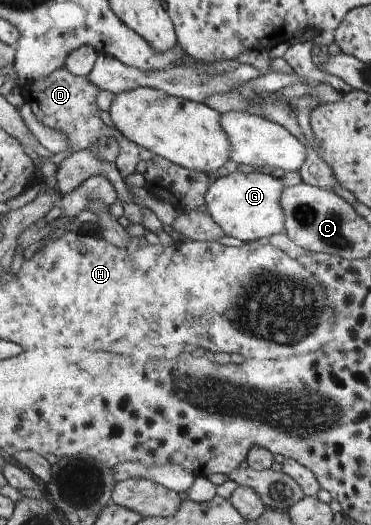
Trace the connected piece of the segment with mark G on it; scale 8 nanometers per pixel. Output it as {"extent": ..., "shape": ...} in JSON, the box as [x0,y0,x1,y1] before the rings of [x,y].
{"extent":[206,172,286,242],"shape":[[[231,172],[220,178],[213,178],[206,193],[208,213],[221,225],[227,236],[233,236],[243,242],[257,242],[263,237],[270,238],[272,235],[286,232],[286,211],[282,206],[282,195],[285,188],[281,179],[273,175],[260,172]]]}

